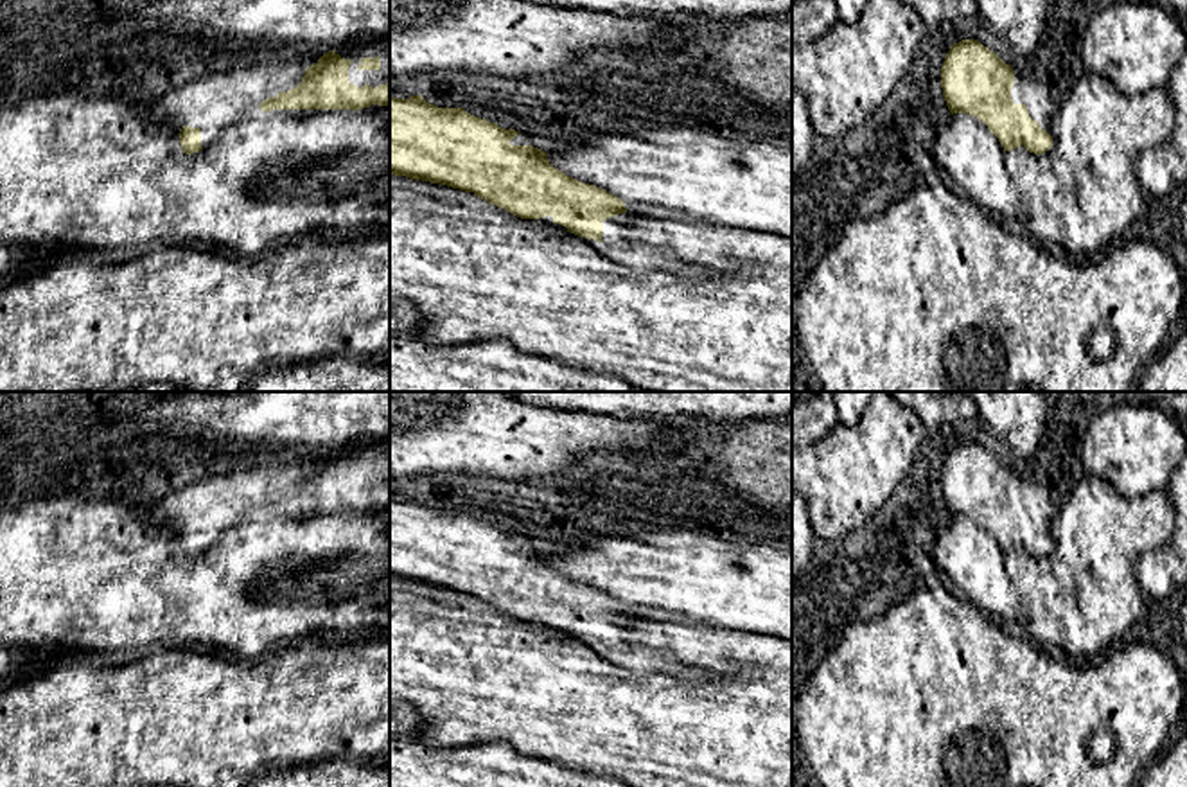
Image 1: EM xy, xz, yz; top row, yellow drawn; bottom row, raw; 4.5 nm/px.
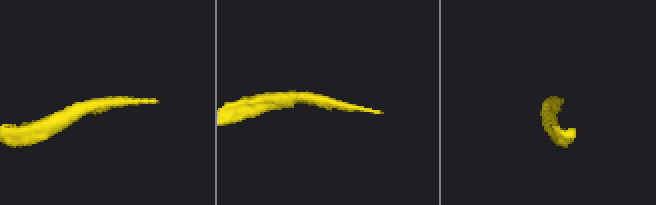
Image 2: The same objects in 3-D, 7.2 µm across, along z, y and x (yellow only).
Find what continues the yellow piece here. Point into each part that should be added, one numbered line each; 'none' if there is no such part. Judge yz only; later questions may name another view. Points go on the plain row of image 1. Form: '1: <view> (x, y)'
1: yz (1040, 504)

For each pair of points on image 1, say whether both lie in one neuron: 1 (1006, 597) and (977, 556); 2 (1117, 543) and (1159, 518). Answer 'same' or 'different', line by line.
1: same
2: same

